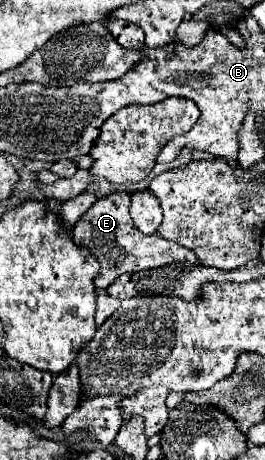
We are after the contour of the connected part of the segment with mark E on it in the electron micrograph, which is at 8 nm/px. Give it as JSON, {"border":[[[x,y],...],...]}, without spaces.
{"border":[[[124,190],[110,192],[104,198],[98,198],[90,210],[76,222],[72,228],[72,240],[76,246],[88,248],[100,262],[100,274],[96,276],[94,284],[98,290],[106,290],[118,276],[124,272],[140,272],[140,270],[152,270],[158,266],[168,266],[174,262],[188,262],[190,266],[202,266],[202,262],[196,258],[196,254],[188,248],[182,248],[174,242],[164,240],[156,232],[146,236],[138,232],[130,218],[130,196]]]}

